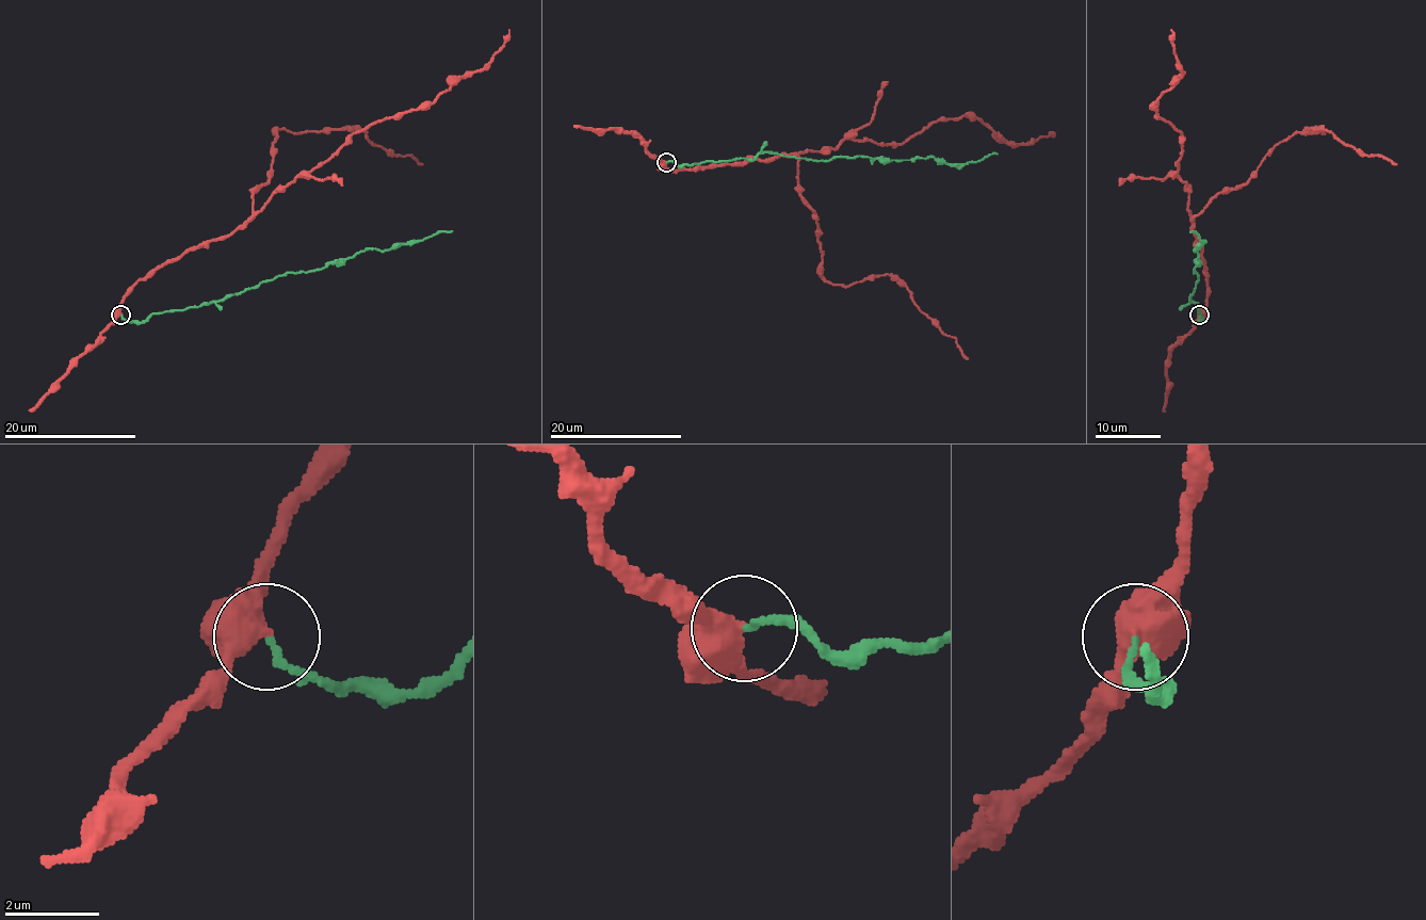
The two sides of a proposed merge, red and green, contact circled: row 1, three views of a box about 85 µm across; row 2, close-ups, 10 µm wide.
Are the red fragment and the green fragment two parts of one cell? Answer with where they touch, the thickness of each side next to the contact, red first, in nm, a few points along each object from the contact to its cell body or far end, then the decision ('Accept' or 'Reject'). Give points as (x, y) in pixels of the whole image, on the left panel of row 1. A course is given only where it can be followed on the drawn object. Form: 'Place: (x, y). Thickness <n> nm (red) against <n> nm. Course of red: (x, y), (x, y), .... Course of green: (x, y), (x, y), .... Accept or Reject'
Place: (120, 315). Thickness 480 nm (red) against 120 nm. Course of red: (122, 315), (140, 280), (253, 216), (276, 130), (363, 130), (423, 163). Course of green: (122, 315), (144, 322), (152, 313), (224, 301), (288, 272), (318, 271), (367, 249), (388, 251), (453, 231). Reject

